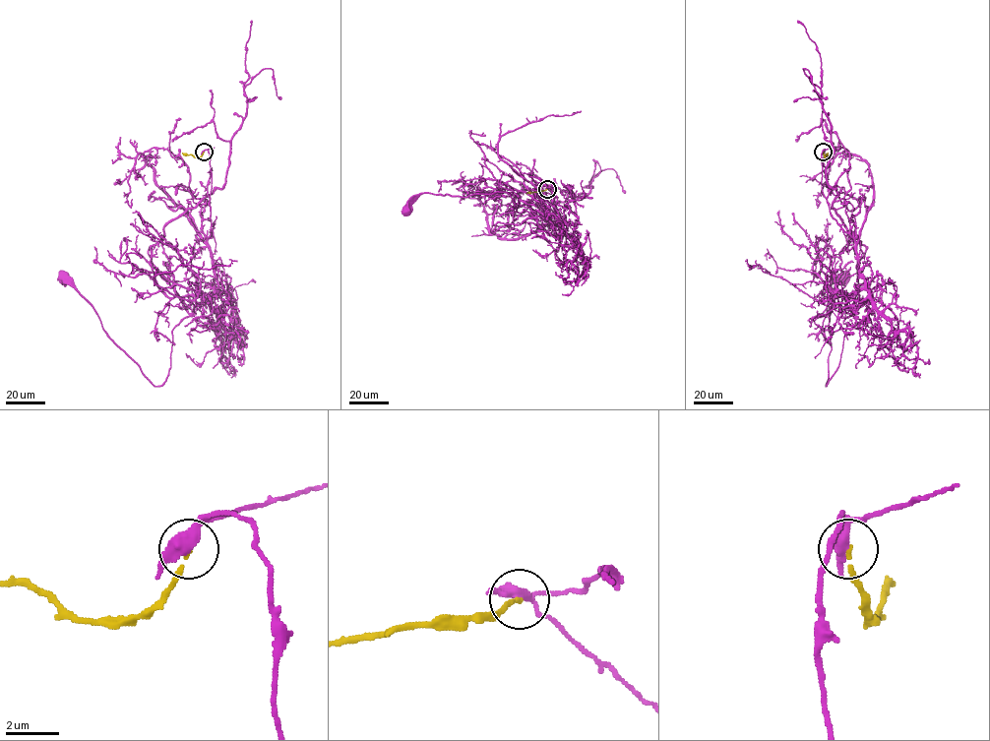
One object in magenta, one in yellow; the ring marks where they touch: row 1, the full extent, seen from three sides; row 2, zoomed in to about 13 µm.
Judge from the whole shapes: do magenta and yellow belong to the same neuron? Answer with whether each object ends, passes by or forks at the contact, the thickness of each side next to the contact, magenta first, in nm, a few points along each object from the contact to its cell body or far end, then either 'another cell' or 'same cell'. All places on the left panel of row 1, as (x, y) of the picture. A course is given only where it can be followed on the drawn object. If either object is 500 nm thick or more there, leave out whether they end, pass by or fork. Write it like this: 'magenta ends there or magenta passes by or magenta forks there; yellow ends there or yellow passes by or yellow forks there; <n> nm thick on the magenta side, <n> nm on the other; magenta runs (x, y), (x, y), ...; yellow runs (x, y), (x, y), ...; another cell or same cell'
magenta passes by; yellow ends there; 440 nm thick on the magenta side, 150 nm on the other; magenta runs (204, 153), (212, 172), (208, 239), (217, 293), (172, 330), (171, 367), (161, 385), (115, 342), (63, 275); yellow runs (204, 153), (200, 157), (182, 153); another cell

